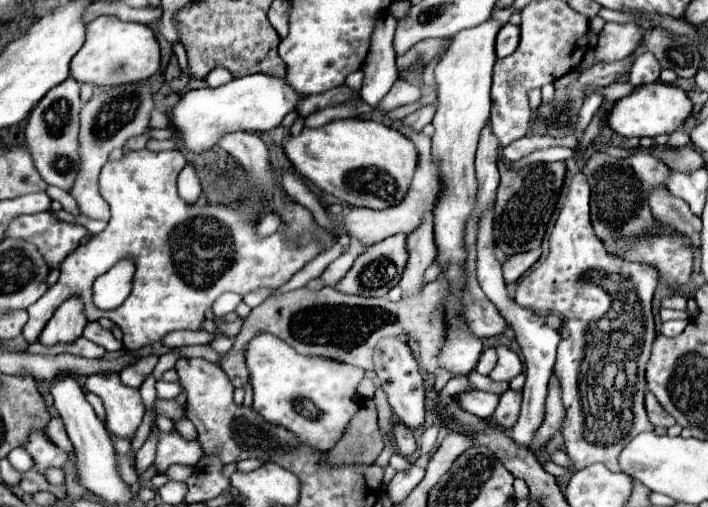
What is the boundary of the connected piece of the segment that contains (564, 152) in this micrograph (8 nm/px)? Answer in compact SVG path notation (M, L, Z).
M552 147L552 149L542 149L542 151L534 151L530 153L528 157L516 161L516 163L510 163L514 169L520 169L524 165L530 165L530 163L536 163L536 161L566 161L570 157L576 157L574 149L566 149L566 147Z

